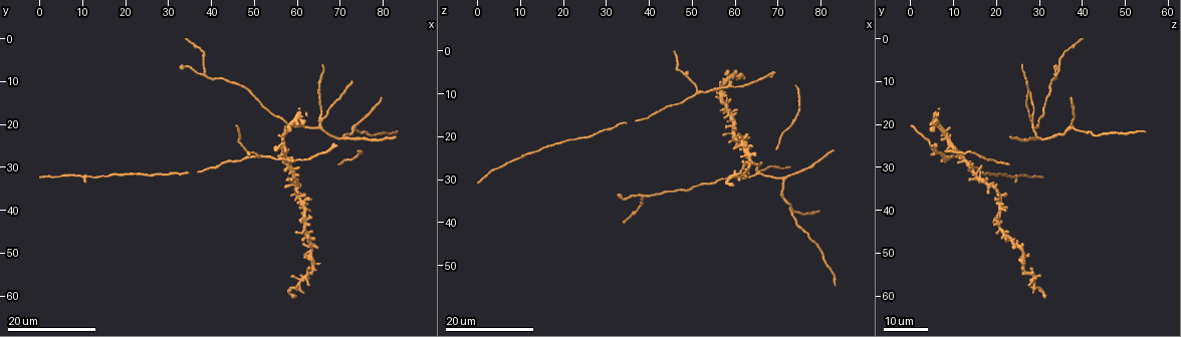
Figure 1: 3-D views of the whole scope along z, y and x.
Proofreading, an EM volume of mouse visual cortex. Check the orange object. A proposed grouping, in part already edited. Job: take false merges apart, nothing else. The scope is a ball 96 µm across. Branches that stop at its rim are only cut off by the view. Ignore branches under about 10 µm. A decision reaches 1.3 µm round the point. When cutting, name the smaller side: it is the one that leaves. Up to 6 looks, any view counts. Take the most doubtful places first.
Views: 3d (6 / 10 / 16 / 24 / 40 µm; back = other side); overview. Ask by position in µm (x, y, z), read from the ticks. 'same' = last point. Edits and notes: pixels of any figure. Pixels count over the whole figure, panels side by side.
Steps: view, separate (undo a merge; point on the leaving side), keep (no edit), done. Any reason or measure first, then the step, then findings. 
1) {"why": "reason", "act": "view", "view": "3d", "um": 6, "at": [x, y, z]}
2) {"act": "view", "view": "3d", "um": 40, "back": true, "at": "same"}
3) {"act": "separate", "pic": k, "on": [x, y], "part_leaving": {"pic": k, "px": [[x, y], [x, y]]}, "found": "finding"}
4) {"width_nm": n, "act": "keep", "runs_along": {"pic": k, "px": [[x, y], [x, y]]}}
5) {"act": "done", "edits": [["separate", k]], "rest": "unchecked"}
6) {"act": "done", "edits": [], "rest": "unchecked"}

{"why": "three arms meet", "act": "view", "view": "3d", "um": 16, "at": [71.0, 23.5, 30.0]}

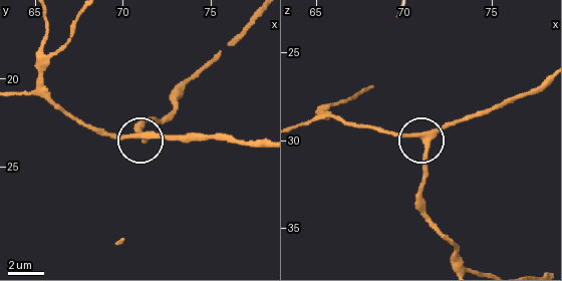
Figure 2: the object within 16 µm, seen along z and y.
{"act": "view", "view": "3d", "um": 6, "at": [71.1, 23.2, 29.9]}

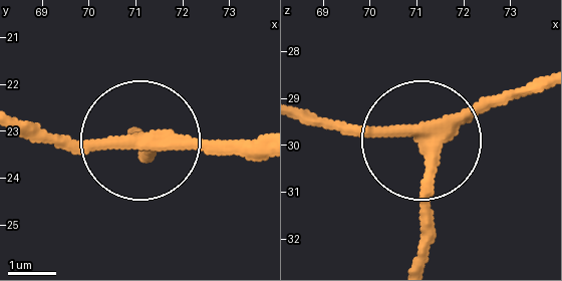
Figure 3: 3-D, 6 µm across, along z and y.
{"side_arm_um": 32, "arms": 3, "act": "keep", "found": "one neuron here"}

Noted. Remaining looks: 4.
{"why": "a fork", "act": "view", "view": "3d", "um": 16, "at": [65.5, 20.5, 29.0]}

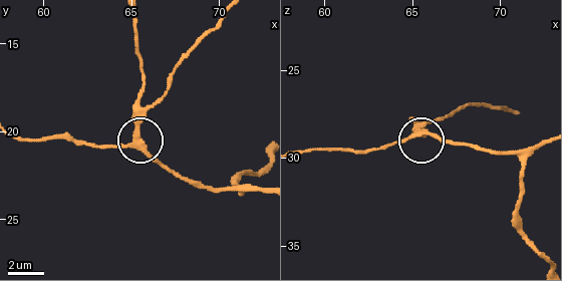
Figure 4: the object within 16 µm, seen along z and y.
{"why": "closer look", "act": "view", "view": "3d", "um": 6, "at": [65.2, 20.5, 28.6]}

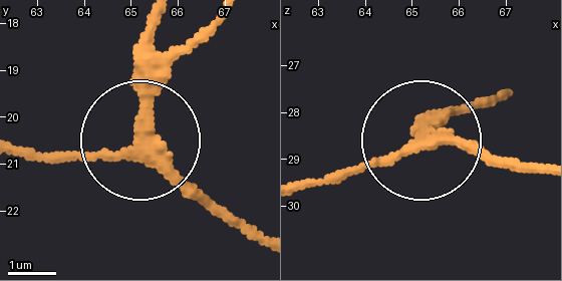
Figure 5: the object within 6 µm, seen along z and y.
{"width_nm": 250, "act": "keep", "found": "continuous, no second neuron"}

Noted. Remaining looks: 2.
{"why": "side arm on a straight run", "act": "view", "view": "3d", "um": 24, "at": [56.0, 27.5, 8.5]}

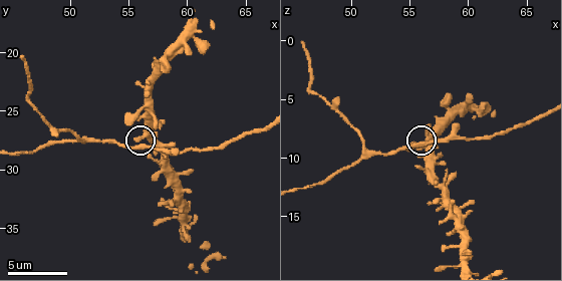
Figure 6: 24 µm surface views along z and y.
{"why": "zoom in", "act": "view", "view": "3d", "um": 6, "at": [56.4, 27.8, 8.8]}

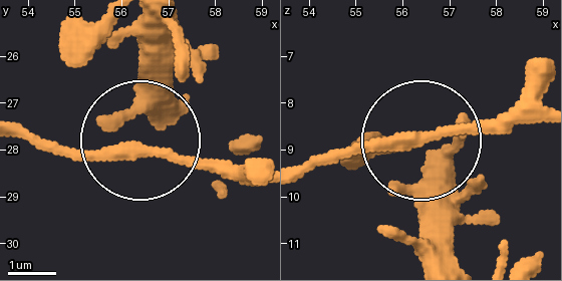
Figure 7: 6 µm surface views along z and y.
{"arms": 3, "act": "keep", "runs_along": {"pic": 7, "px": [[543, 123], [436, 127], [460, 144]]}, "found": "continuous, no second neuron"}

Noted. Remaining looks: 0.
{"act": "done", "edits": [], "rest": "unchecked"}

